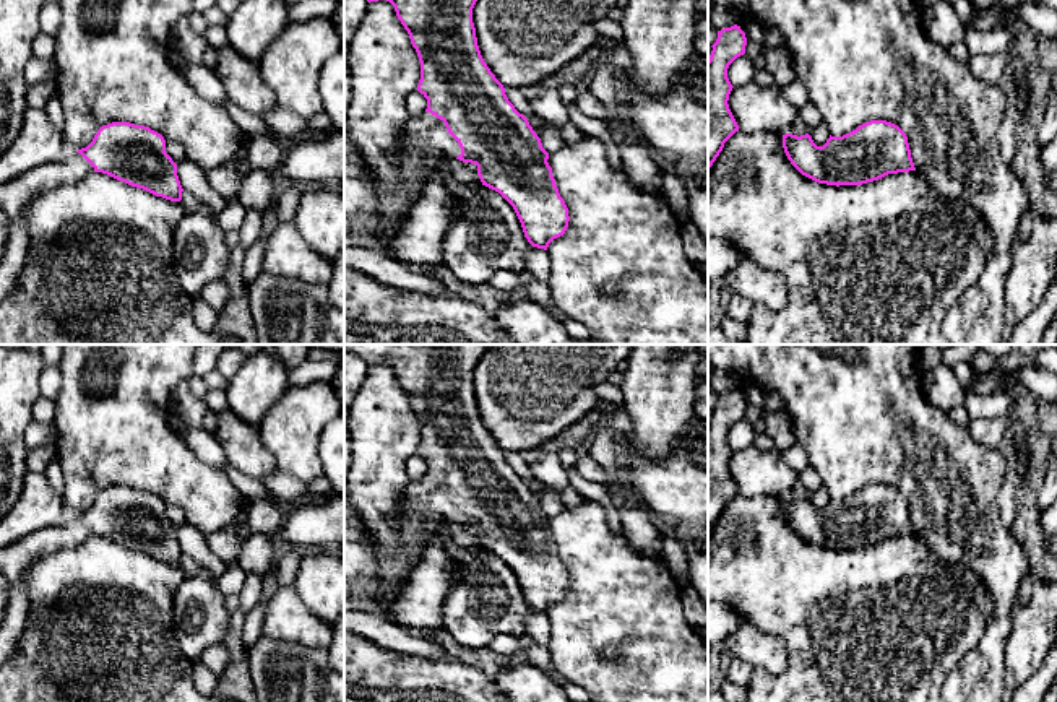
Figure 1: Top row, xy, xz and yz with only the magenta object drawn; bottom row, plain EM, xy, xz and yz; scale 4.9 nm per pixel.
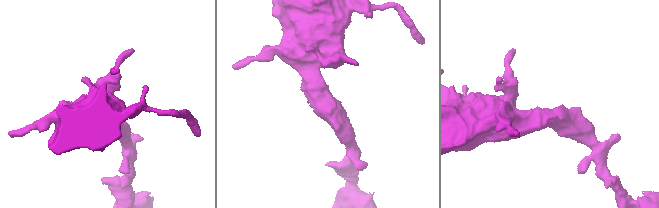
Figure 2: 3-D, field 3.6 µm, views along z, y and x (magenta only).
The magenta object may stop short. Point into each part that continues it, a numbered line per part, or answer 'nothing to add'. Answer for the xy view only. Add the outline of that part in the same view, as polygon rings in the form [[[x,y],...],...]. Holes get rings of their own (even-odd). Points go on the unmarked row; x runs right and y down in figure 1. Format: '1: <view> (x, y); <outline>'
1: xy (17, 558); [[[71,517],[54,526],[32,531],[15,544],[0,548],[0,570],[15,582],[37,559],[63,548],[81,544],[94,531],[80,518]]]

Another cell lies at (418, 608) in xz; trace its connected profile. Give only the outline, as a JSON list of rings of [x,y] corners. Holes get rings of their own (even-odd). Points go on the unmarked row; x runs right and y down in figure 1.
[[[432,515],[427,518],[432,523],[429,546],[401,582],[399,595],[385,603],[390,621],[411,634],[432,639],[432,634],[443,627],[443,600],[459,580],[458,564],[448,556],[438,533],[445,528],[453,541],[469,549],[482,549],[482,546],[476,528]]]

